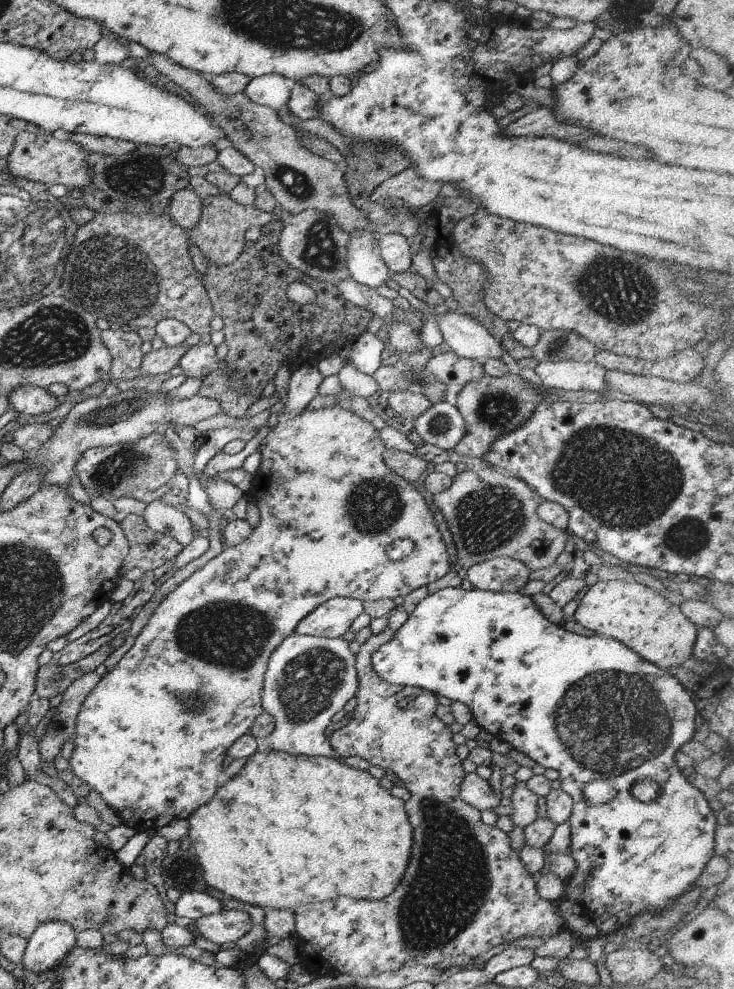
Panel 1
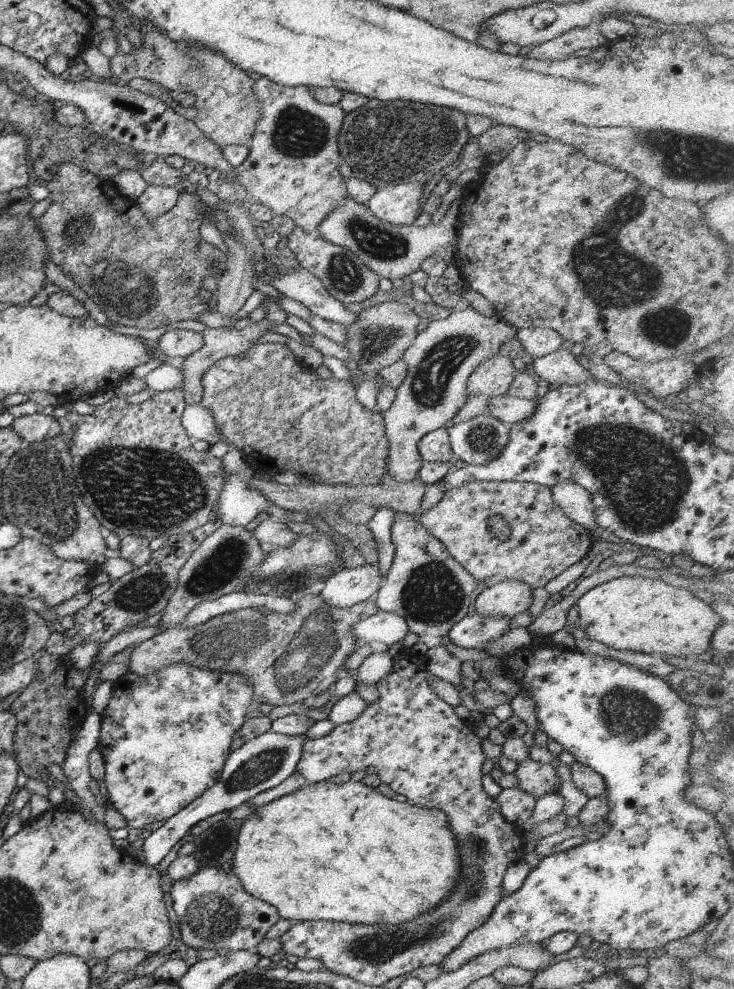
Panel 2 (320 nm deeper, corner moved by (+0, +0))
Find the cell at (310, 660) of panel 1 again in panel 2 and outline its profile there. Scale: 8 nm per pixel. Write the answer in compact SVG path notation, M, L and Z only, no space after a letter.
M267 731L245 741L239 748L229 753L223 763L220 779L213 786L202 792L179 813L155 826L155 830L145 838L140 847L143 855L141 862L150 867L155 866L163 860L165 854L177 844L177 841L181 840L183 834L199 820L213 816L213 814L219 814L219 812L230 811L243 802L249 801L261 791L276 787L294 772L305 740L306 737L302 735L287 736Z

